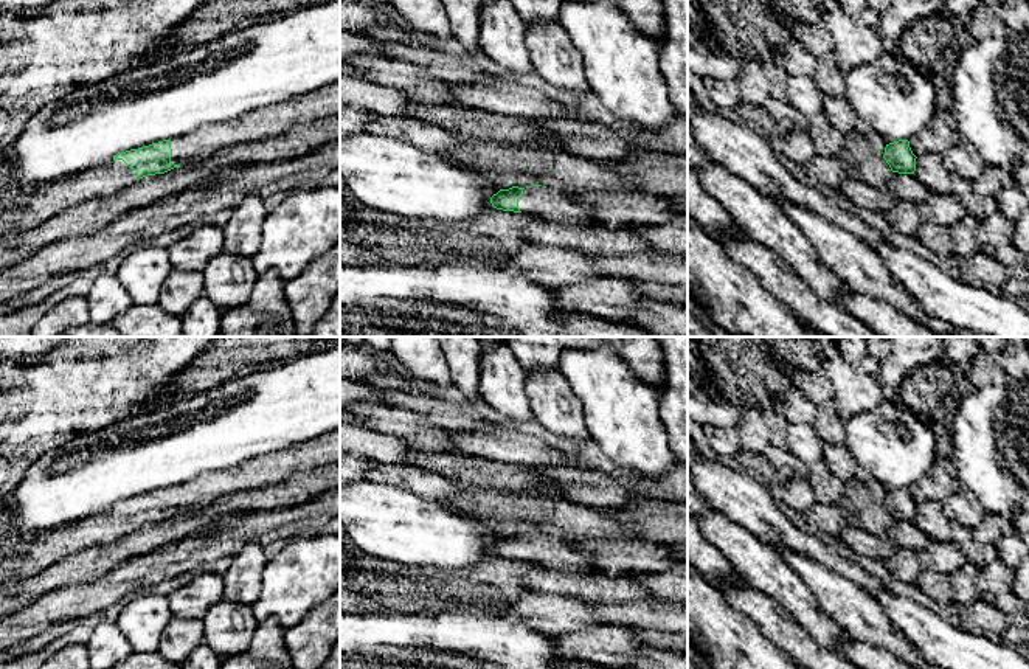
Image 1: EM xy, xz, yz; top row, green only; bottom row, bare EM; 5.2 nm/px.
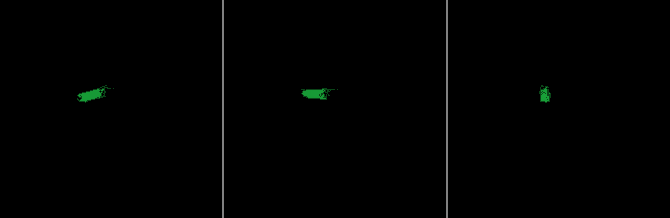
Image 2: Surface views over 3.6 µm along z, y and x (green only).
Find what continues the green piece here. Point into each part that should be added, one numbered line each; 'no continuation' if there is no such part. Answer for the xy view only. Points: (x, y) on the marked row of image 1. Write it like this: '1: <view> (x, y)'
1: xy (267, 121)
2: xy (22, 213)

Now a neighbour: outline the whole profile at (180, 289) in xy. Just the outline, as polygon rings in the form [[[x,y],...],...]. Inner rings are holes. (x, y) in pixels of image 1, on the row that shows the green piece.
[[[172,267],[157,304],[169,315],[180,318],[200,296],[203,296],[203,273]]]

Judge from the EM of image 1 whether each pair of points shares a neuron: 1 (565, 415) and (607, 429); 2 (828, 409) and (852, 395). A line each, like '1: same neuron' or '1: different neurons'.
1: different neurons
2: different neurons

